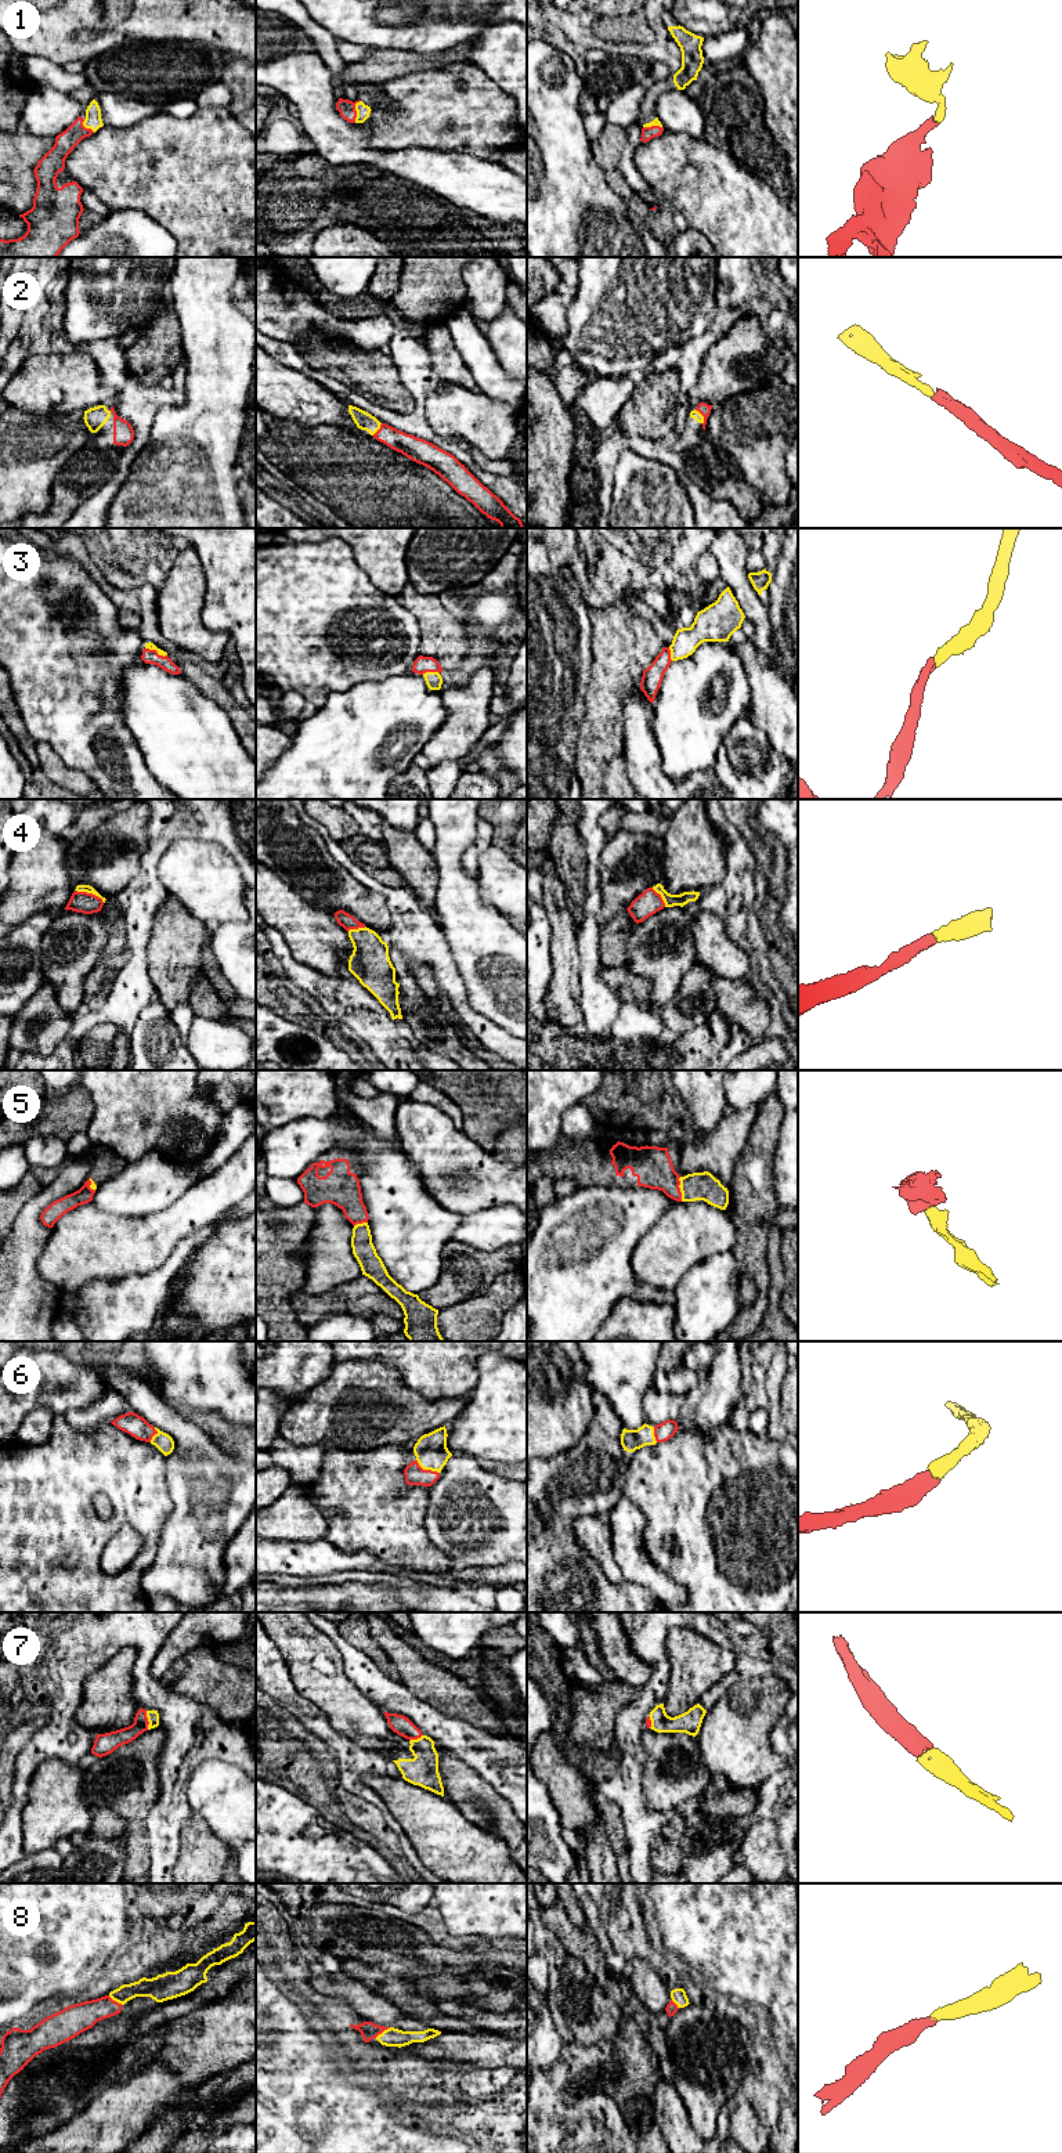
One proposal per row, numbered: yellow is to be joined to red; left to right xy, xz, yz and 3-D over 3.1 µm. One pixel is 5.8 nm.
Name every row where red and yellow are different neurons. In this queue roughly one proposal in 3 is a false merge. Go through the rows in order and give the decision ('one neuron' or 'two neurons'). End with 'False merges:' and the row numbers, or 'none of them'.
1: one neuron
2: one neuron
3: one neuron
4: one neuron
5: one neuron
6: one neuron
7: one neuron
8: one neuron
False merges: none of them

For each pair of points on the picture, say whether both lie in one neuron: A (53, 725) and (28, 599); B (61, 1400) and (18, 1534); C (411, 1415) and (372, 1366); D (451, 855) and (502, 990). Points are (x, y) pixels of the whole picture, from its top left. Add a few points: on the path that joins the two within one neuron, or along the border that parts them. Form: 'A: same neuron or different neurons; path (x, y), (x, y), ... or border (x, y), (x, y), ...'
A: same neuron; path (53, 693), (53, 668), (35, 645), (35, 631)
B: different neurons; border (56, 1413), (62, 1415)
C: same neuron; path (404, 1400), (401, 1387), (387, 1369)
D: same neuron; path (457, 888), (458, 903), (463, 917), (492, 957)

